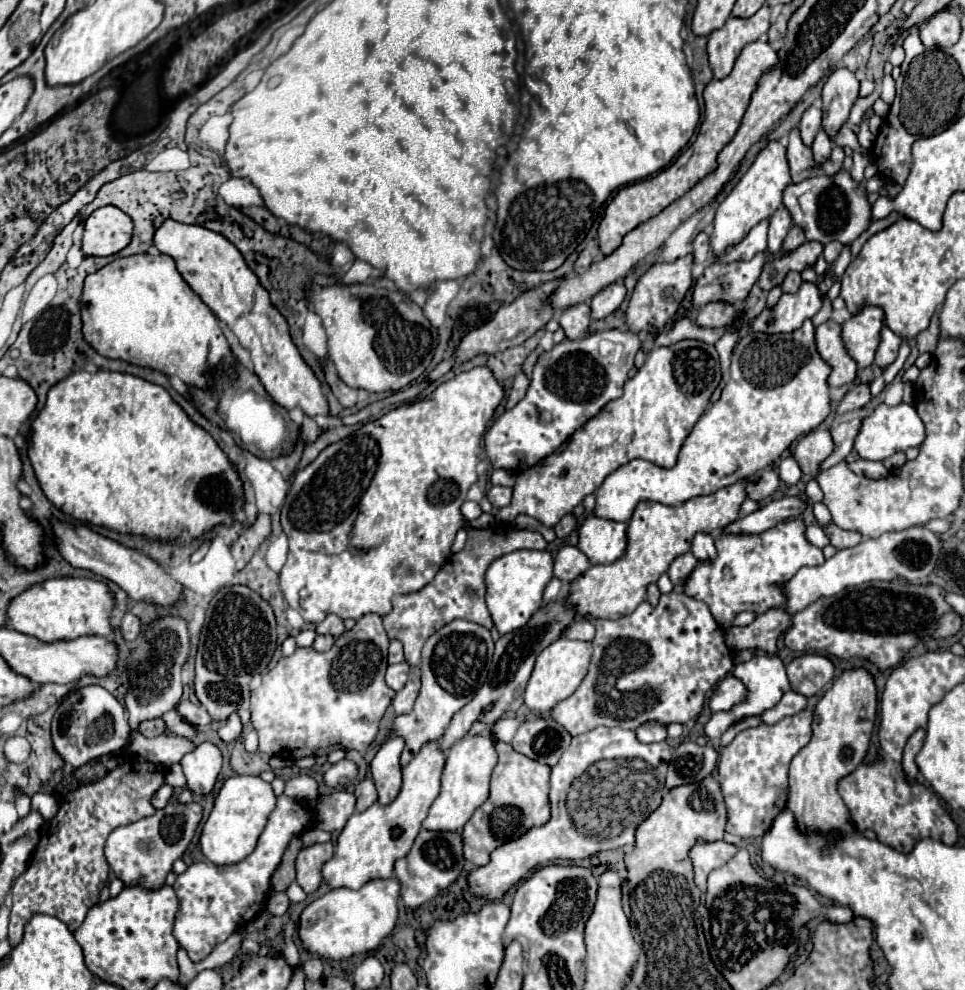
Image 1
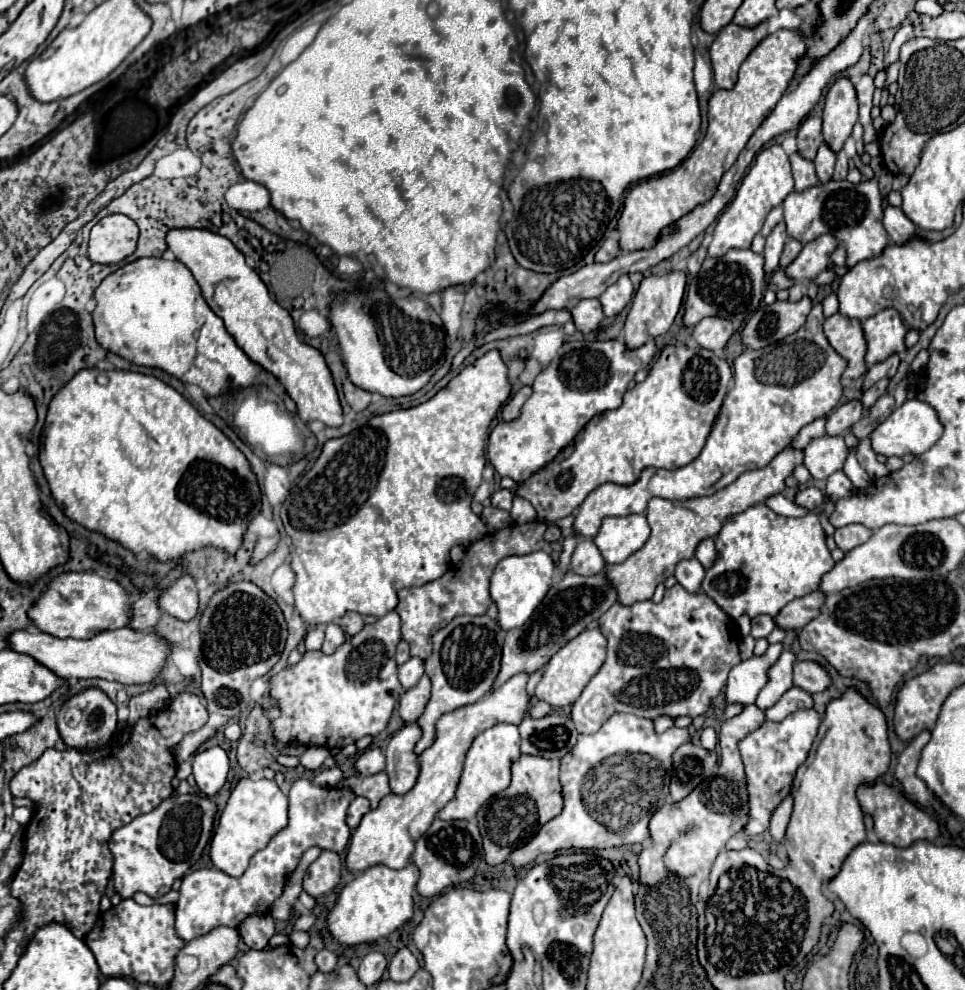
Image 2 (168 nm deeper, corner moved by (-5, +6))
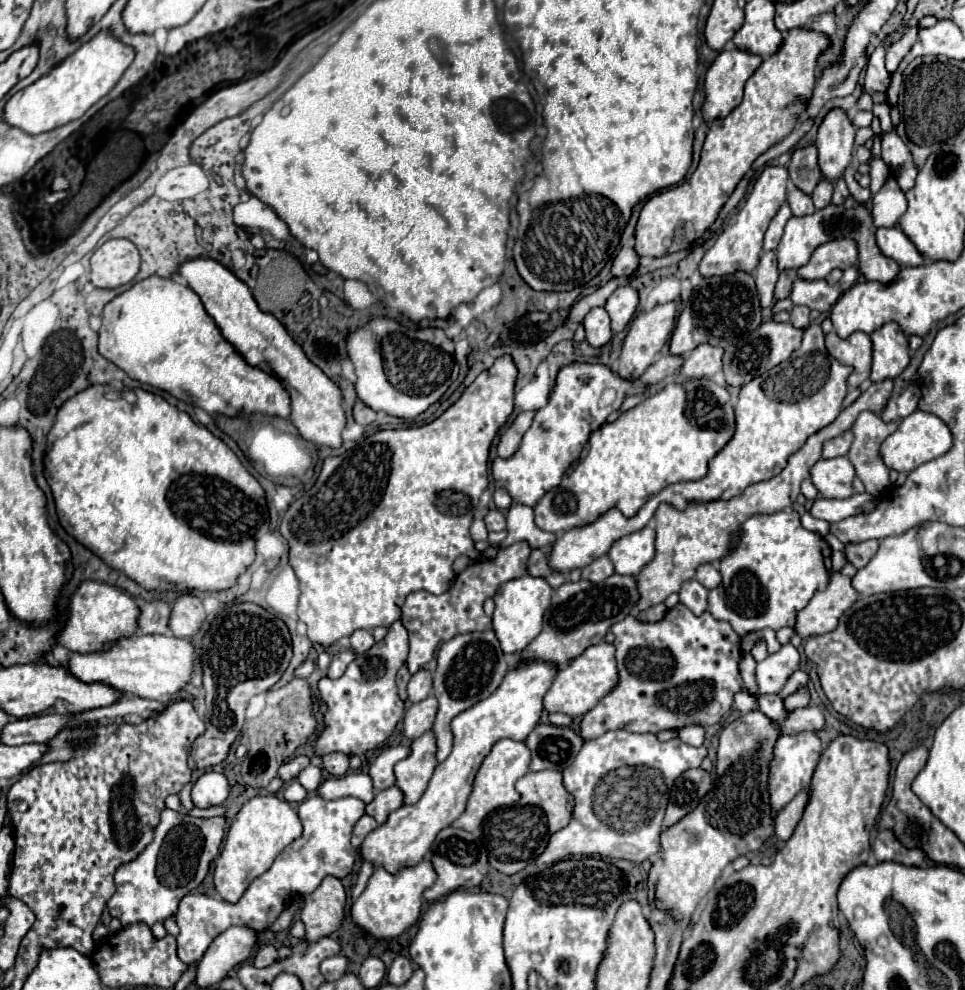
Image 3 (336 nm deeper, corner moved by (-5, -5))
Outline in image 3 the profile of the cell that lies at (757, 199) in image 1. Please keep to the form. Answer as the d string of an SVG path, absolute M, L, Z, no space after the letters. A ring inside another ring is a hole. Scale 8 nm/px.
M768 166L764 172L756 178L752 184L740 212L736 214L734 222L730 222L716 238L714 246L704 254L700 262L700 274L704 278L710 276L724 276L724 274L734 274L736 270L744 270L746 274L752 274L754 268L758 266L760 254L762 254L762 242L764 242L764 232L778 212L778 208L786 202L786 180L788 180L788 170L782 166Z

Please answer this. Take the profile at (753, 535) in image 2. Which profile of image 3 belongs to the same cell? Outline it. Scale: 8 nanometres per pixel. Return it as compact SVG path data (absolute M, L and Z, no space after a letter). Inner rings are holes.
M776 512L748 518L732 554L720 560L722 584L710 590L708 612L726 620L738 636L764 628L780 630L796 624L796 614L810 602L816 590L824 590L830 578L830 546L826 540L802 528L798 512Z

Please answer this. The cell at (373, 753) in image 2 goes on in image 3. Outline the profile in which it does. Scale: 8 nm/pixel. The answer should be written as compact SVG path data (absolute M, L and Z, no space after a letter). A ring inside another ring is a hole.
M390 746L378 754L378 758L370 766L370 776L374 780L374 790L386 790L396 784L394 764L404 760L410 754L410 746Z

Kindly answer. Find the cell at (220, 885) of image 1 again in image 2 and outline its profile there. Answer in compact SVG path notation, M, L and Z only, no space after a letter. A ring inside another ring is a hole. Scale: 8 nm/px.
M308 779L292 783L288 793L288 825L278 831L270 843L254 853L248 869L242 877L230 877L216 867L196 869L182 879L180 899L176 903L176 933L184 941L192 941L206 935L214 927L238 927L246 917L254 913L268 913L272 903L280 897L286 879L296 869L302 853L308 847L330 849L342 853L350 839L350 827L346 825L346 809L354 793L350 789L328 789L312 785Z

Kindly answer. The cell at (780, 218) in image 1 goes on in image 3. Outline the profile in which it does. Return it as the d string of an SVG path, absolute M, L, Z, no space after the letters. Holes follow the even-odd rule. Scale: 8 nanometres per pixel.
M764 252L760 258L760 266L754 274L756 280L756 288L758 288L758 296L760 296L760 306L772 306L774 304L774 286L778 280L778 262L776 262L776 254L774 252Z

